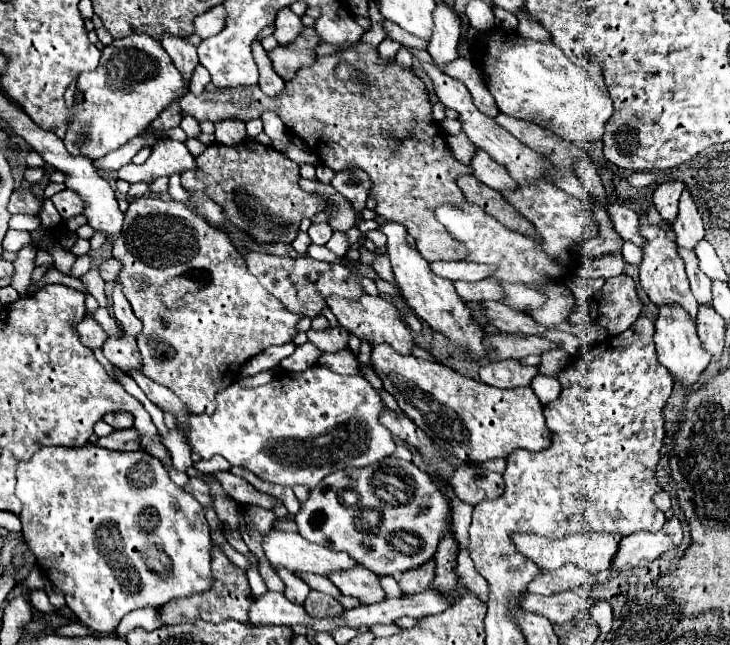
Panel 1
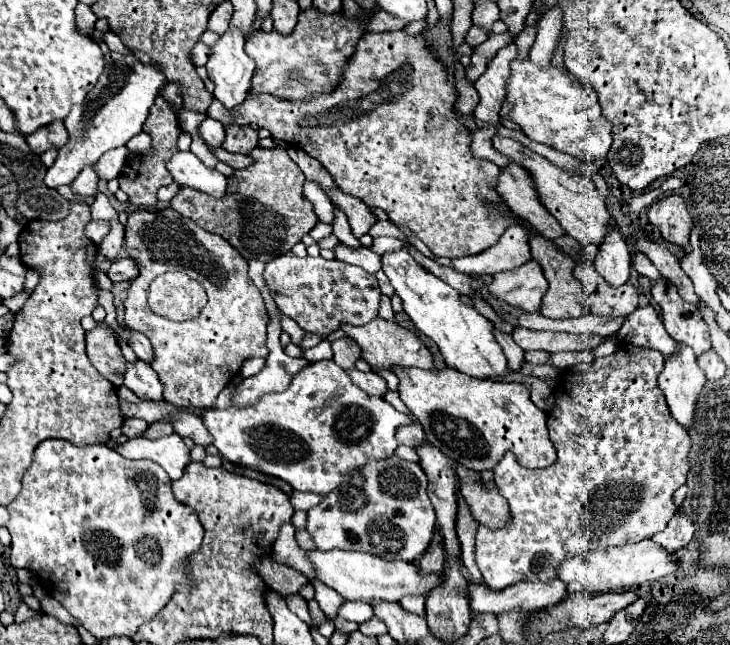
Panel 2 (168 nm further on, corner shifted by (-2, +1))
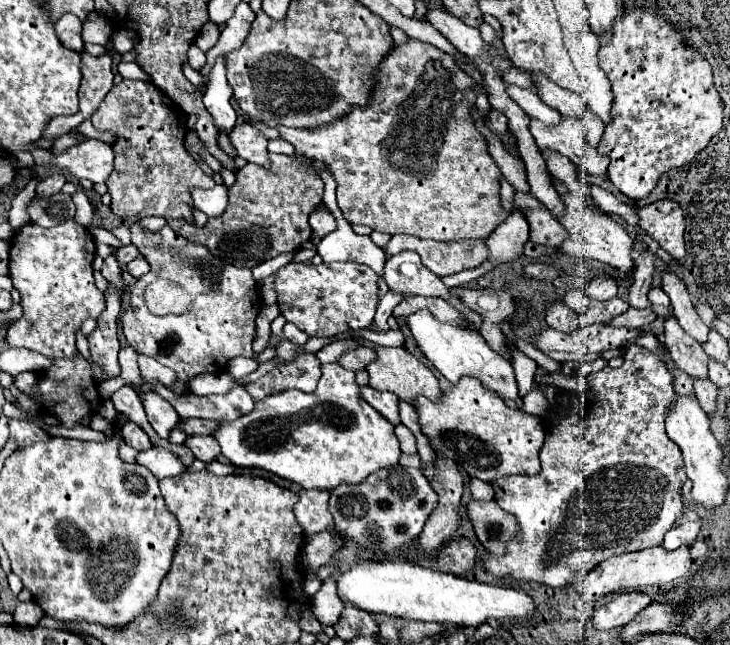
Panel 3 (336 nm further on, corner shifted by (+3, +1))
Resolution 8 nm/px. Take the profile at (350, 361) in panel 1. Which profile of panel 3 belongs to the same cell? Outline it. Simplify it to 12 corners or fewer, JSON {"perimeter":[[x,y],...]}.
{"perimeter":[[361,385],[361,395],[393,425],[399,423],[393,393]]}

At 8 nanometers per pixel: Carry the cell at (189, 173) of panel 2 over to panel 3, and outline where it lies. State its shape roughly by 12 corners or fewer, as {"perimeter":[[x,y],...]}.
{"perimeter":[[227,187],[193,189],[195,207],[209,217],[227,207]]}

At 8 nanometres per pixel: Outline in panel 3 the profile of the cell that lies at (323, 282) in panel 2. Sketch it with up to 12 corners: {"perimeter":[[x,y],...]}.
{"perimeter":[[287,263],[281,315],[309,337],[365,329],[377,275],[359,263]]}

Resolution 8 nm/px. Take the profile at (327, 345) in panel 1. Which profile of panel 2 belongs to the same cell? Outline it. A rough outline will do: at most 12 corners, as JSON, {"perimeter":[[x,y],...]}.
{"perimeter":[[350,337],[332,343],[334,361],[352,369],[362,351]]}

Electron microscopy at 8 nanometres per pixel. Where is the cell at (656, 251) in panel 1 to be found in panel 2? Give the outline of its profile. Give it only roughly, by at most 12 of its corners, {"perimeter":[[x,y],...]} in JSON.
{"perimeter":[[654,281],[668,335],[700,357],[710,351],[710,331],[668,281]]}

